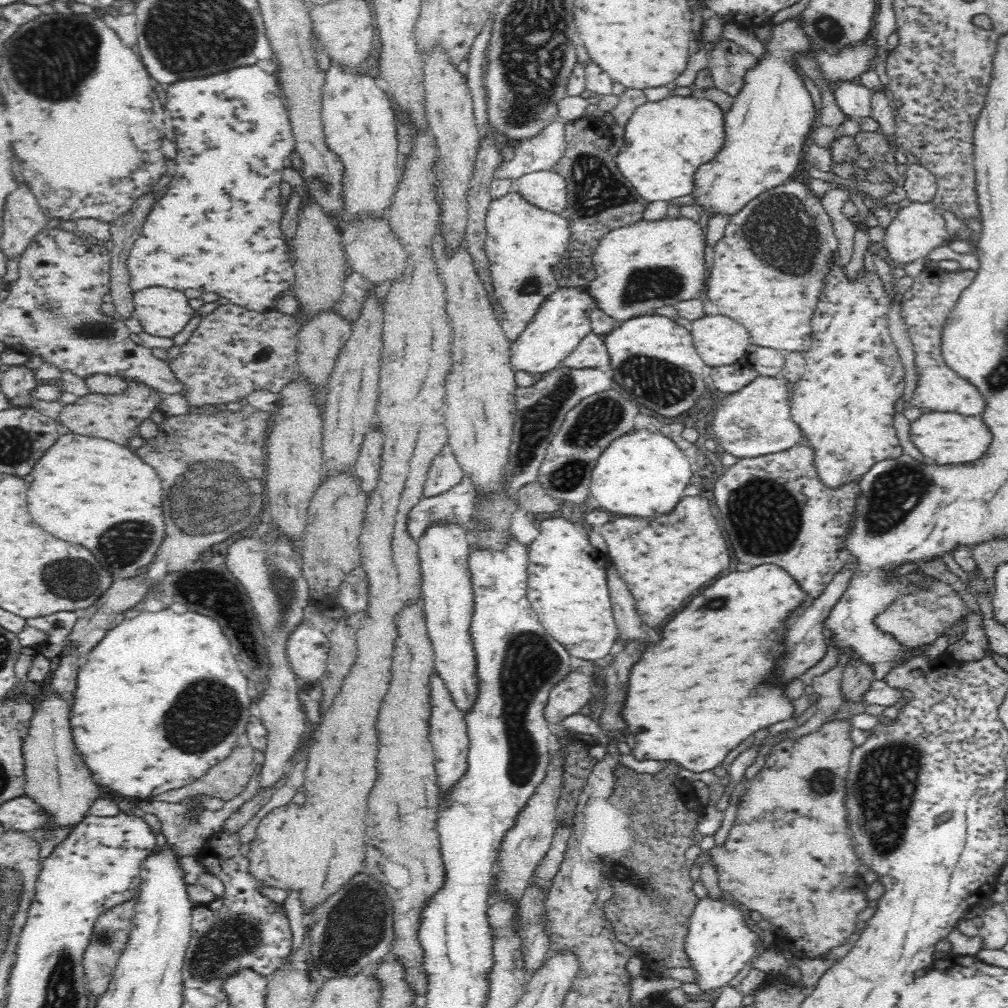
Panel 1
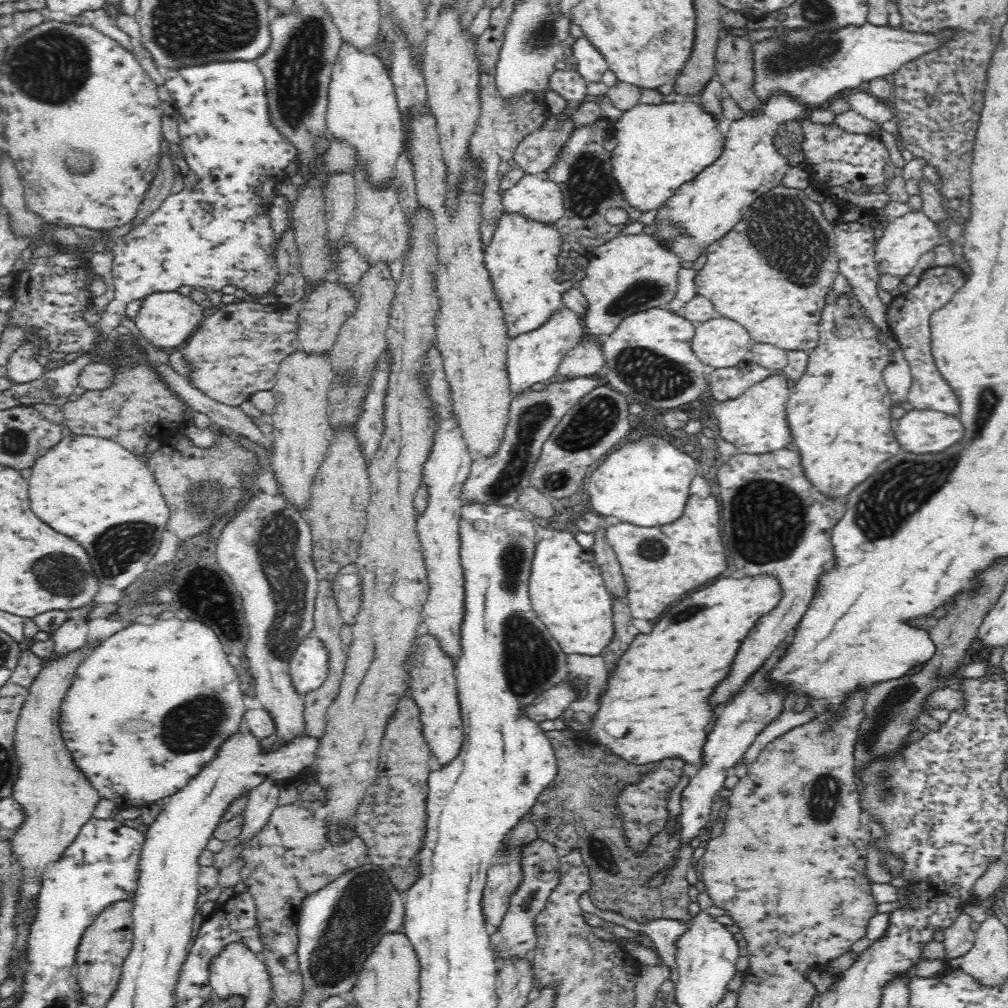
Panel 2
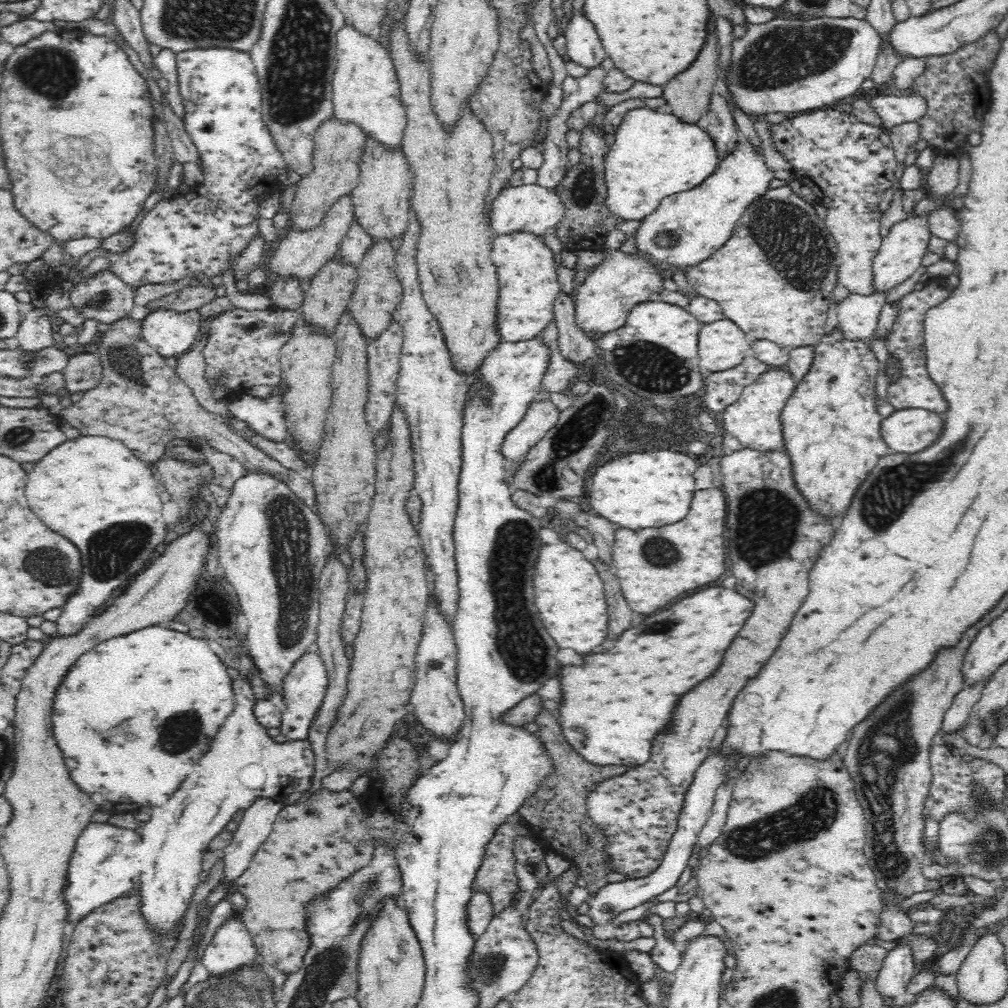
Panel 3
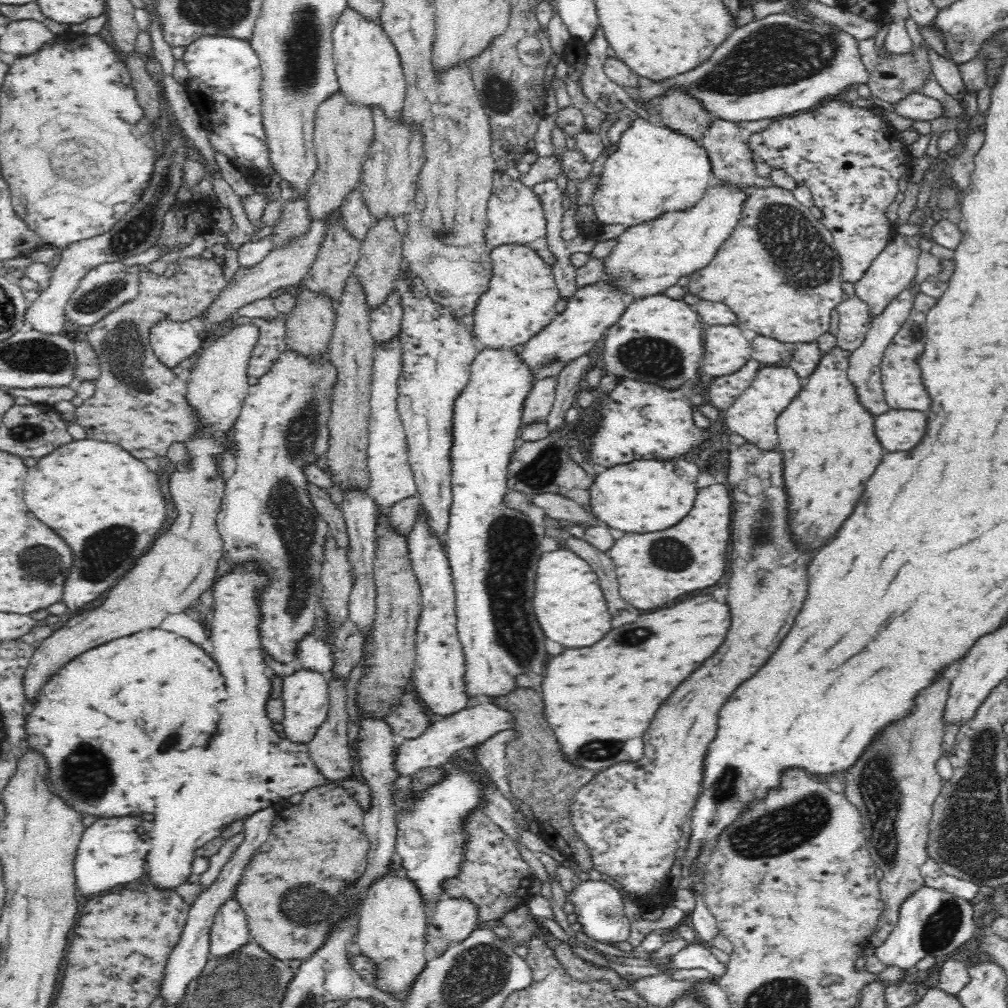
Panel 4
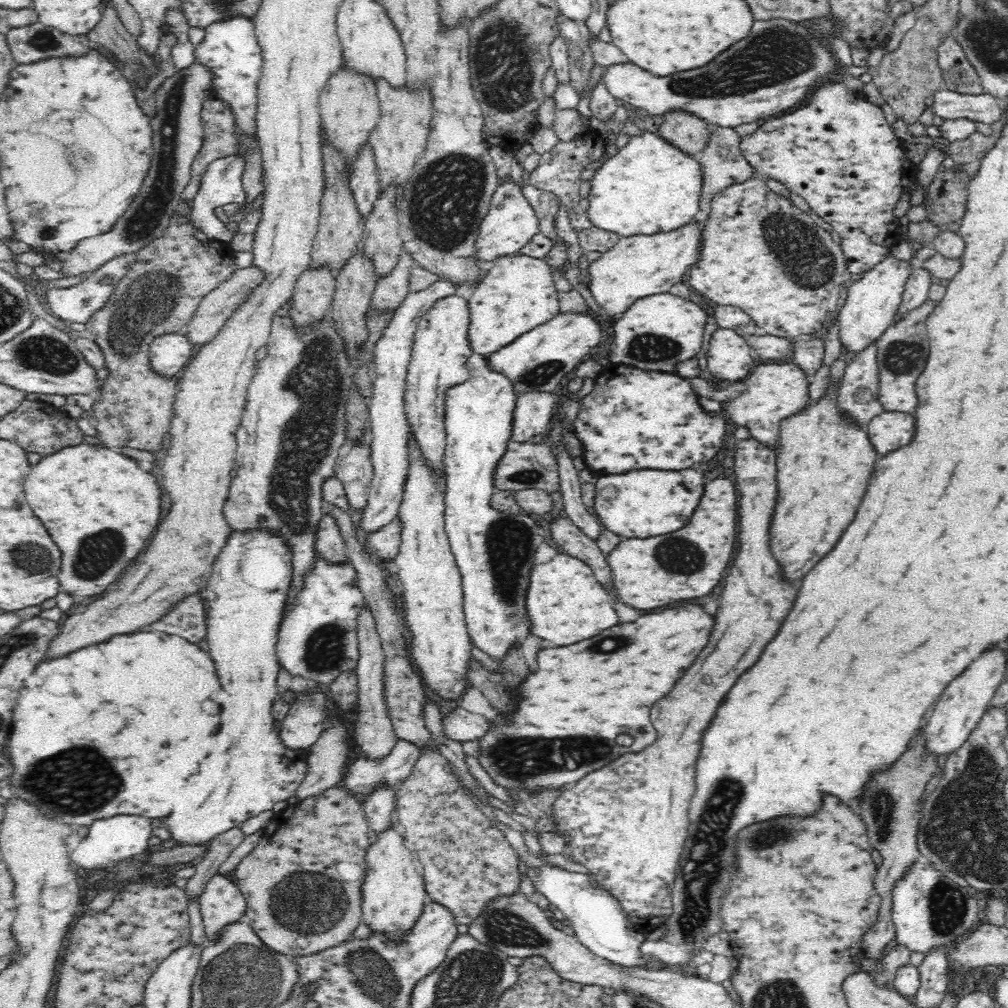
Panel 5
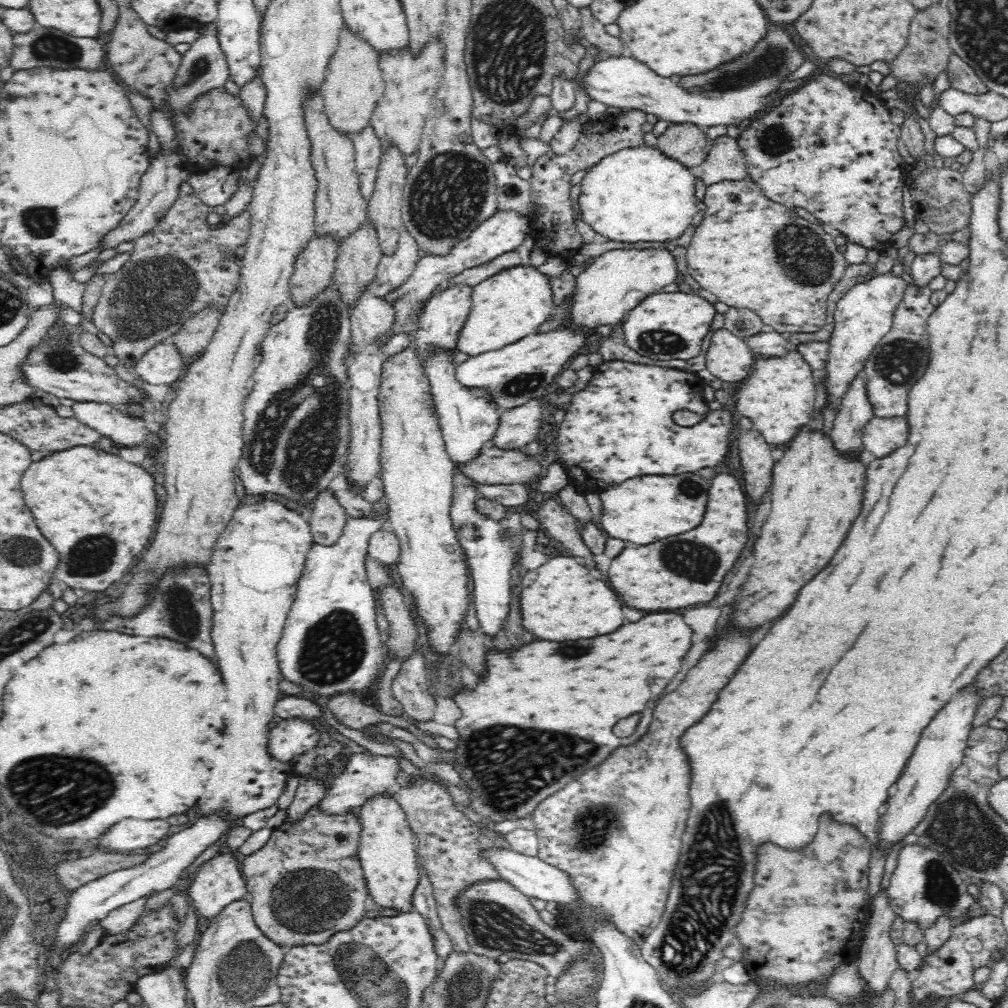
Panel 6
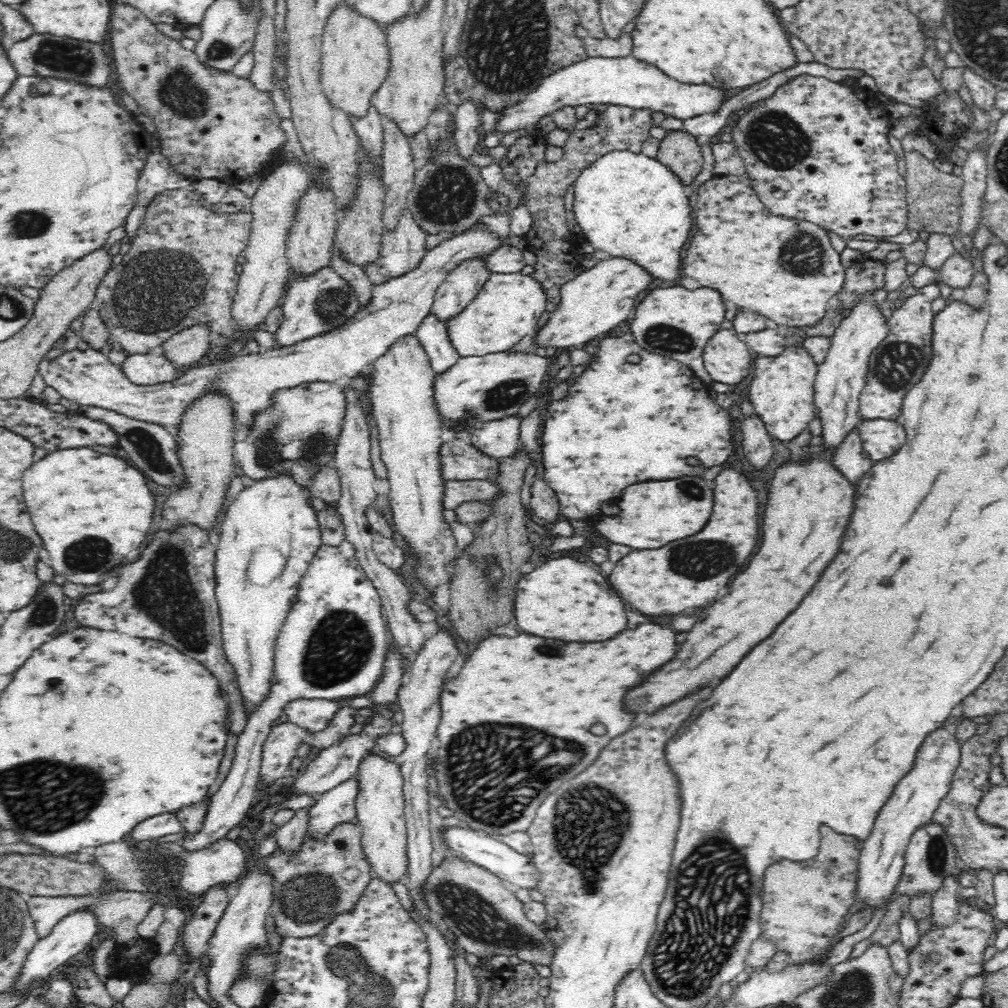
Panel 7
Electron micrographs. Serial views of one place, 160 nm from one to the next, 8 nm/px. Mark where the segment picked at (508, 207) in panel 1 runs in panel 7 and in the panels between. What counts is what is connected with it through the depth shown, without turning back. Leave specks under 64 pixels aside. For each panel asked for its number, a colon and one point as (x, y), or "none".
2: (522, 259)
3: (526, 268)
4: (521, 301)
5: (517, 294)
6: (516, 301)
7: (508, 307)

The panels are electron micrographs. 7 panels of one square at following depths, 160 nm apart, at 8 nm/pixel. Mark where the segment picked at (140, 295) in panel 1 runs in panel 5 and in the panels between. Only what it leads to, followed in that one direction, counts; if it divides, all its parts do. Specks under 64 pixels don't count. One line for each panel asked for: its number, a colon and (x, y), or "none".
2: (165, 320)
3: (170, 332)
4: (174, 343)
5: (169, 352)

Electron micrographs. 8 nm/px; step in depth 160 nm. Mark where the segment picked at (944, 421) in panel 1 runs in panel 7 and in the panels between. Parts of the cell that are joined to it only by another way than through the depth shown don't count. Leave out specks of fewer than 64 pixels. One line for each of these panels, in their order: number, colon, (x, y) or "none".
2: (920, 431)
3: (910, 431)
4: (898, 429)
5: (891, 430)
6: (881, 435)
7: (880, 437)

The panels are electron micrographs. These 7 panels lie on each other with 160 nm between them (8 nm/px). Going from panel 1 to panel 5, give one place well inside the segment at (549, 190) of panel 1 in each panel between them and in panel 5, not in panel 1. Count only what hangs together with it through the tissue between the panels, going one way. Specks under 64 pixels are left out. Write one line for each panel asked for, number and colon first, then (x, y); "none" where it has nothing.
2: (542, 200)
3: (535, 208)
4: (515, 212)
5: (511, 223)

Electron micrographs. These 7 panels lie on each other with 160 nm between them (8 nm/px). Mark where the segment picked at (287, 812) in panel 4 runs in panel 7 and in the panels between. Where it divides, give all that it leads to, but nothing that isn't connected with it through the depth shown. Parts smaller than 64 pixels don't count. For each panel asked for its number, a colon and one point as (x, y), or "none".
5: (298, 906)
6: (300, 893)
7: (324, 878)

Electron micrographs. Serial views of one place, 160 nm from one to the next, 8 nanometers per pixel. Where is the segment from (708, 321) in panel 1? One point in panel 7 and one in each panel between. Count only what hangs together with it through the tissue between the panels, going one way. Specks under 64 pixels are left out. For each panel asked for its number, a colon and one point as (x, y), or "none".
2: (719, 342)
3: (722, 345)
4: (726, 350)
5: (729, 357)
6: (729, 359)
7: (726, 358)

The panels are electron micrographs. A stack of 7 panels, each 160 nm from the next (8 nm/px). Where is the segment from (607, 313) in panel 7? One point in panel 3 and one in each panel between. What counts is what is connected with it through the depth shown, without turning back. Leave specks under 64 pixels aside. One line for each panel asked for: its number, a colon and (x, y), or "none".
3: (687, 227)
4: (650, 257)
5: (637, 266)
6: (617, 281)

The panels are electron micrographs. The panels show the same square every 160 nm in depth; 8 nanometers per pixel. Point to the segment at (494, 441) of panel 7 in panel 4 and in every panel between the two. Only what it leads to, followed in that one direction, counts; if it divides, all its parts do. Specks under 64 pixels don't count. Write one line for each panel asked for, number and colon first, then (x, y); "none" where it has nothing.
4: (539, 404)
5: (534, 410)
6: (518, 426)

